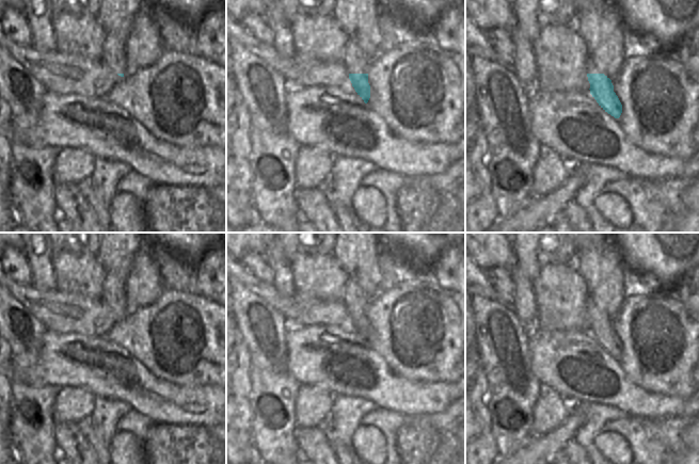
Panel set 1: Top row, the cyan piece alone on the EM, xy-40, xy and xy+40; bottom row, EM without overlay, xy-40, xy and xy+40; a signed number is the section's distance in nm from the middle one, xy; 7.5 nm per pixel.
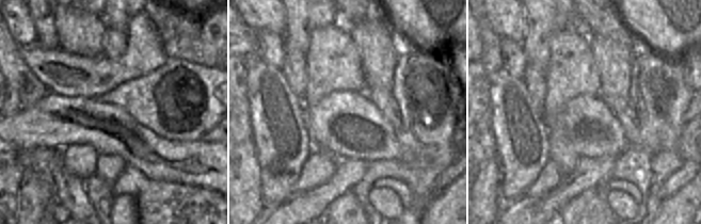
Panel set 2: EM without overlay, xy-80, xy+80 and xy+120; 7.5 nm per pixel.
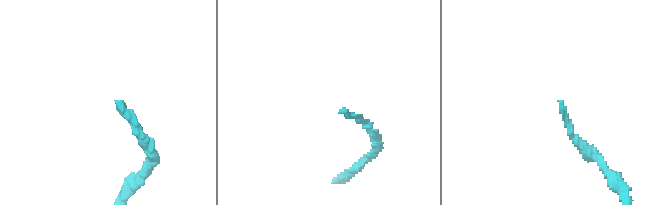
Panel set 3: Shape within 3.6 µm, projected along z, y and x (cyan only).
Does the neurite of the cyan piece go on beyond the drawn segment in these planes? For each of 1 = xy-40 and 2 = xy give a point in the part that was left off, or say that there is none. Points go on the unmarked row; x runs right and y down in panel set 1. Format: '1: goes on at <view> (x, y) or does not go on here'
1: does not go on here
2: does not go on here

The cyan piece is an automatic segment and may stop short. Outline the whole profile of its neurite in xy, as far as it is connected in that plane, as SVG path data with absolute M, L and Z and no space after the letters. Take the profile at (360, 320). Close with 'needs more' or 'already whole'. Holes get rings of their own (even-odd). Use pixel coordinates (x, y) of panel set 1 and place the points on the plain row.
M349 313L349 318L358 334L367 342L370 337L368 313Z; already whole

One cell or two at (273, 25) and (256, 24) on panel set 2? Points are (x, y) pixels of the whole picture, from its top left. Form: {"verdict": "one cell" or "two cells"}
{"verdict": "one cell"}

